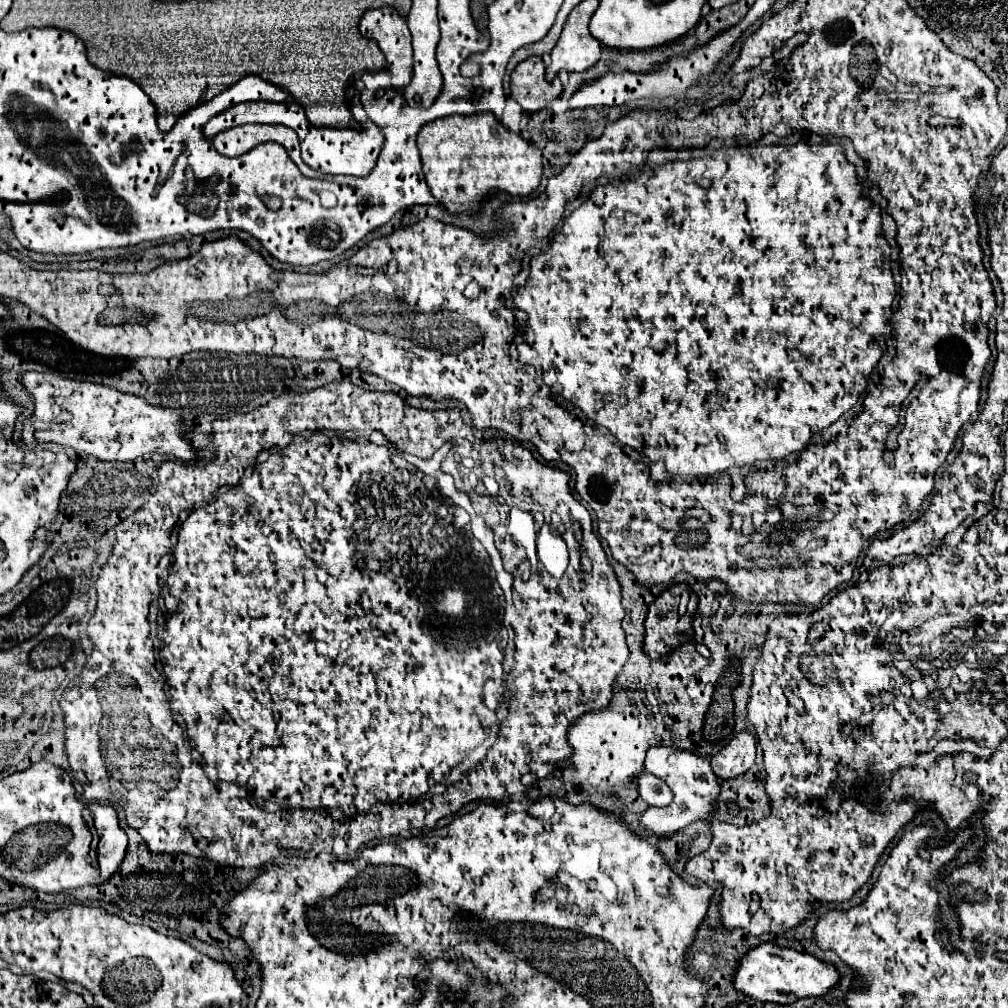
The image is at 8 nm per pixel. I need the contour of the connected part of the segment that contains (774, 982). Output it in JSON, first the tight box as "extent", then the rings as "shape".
{"extent":[732,942,838,1004],"shape":[[[762,942],[756,948],[748,950],[744,958],[740,958],[740,966],[736,968],[736,978],[732,980],[736,990],[744,996],[762,1000],[762,1002],[778,1002],[778,1004],[794,1004],[806,996],[822,996],[826,994],[836,982],[838,972],[834,966],[816,960],[810,954],[796,952],[790,948],[780,948],[774,942]]]}

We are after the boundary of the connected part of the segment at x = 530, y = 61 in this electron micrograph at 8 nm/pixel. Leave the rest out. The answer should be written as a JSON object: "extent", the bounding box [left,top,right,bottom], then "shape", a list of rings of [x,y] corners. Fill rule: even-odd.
{"extent":[510,58,562,114],"shape":[[[526,58],[520,62],[512,72],[512,84],[510,84],[510,96],[522,106],[522,110],[534,114],[554,98],[560,96],[562,84],[560,78],[554,78],[552,82],[544,76],[544,62],[542,58]]]}

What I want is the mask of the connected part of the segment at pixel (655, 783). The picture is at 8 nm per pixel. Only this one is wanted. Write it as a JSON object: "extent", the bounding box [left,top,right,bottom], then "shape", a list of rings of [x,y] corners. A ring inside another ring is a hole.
{"extent":[638,772,674,806],"shape":[[[642,772],[638,778],[638,792],[650,806],[668,806],[674,798],[672,790],[664,786],[660,778],[654,778],[648,772]]]}

